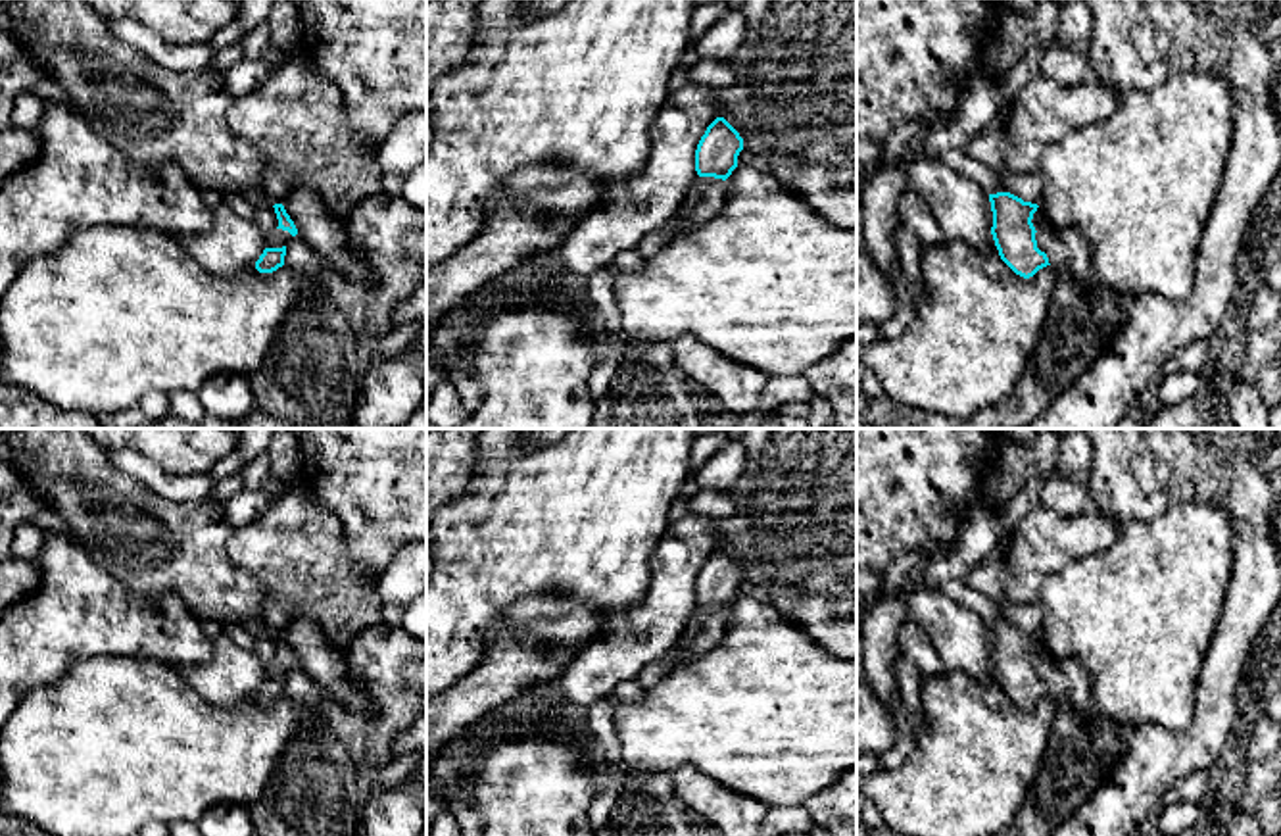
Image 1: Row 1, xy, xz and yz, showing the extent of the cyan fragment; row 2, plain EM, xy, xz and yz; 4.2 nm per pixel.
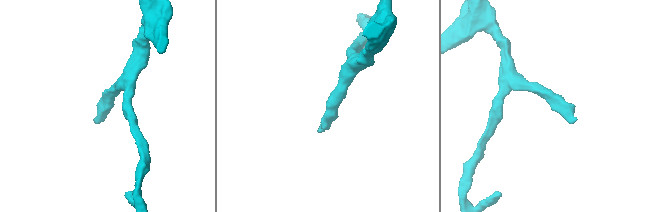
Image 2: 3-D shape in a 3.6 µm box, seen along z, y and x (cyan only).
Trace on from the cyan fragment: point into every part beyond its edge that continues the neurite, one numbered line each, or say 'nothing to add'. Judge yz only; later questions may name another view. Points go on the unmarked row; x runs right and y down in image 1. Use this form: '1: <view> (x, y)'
1: yz (1064, 677)

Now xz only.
1: xz (713, 621)

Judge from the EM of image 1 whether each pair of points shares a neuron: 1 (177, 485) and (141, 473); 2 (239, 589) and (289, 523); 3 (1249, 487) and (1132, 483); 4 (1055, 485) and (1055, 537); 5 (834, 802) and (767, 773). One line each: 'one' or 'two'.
1: one
2: two
3: one
4: two
5: two

